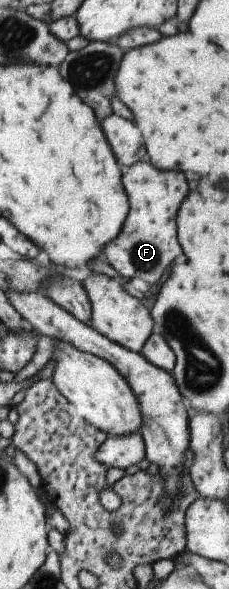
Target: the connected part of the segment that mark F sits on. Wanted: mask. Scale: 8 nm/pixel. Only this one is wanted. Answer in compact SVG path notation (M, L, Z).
M151 163L130 165L121 181L128 201L127 217L117 243L104 245L102 258L117 271L119 278L130 280L137 277L150 286L159 281L163 269L181 253L175 237L175 211L187 193L187 181L183 173L159 171Z

